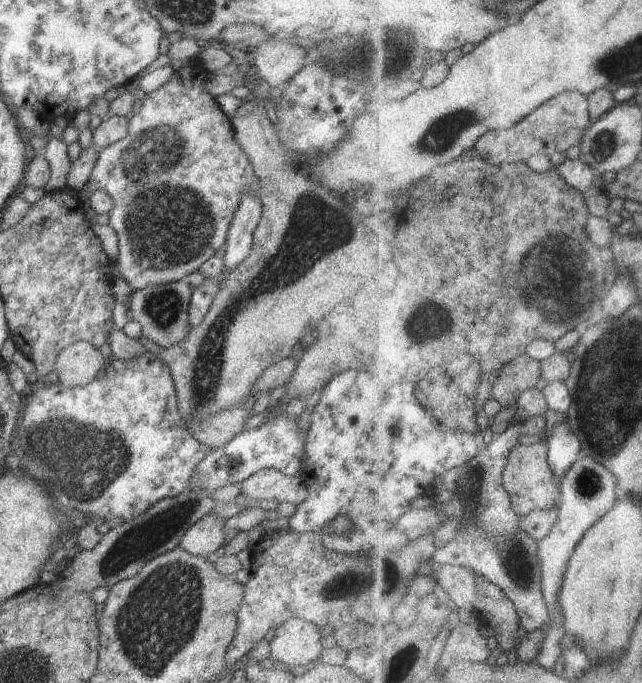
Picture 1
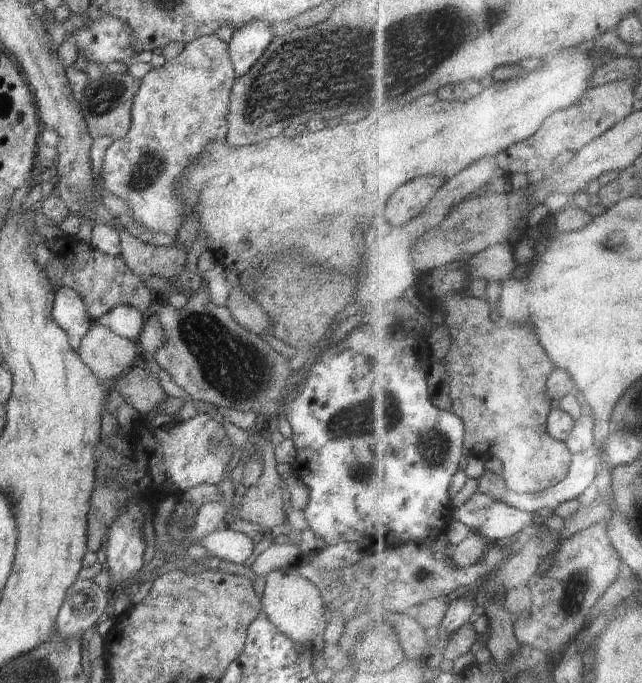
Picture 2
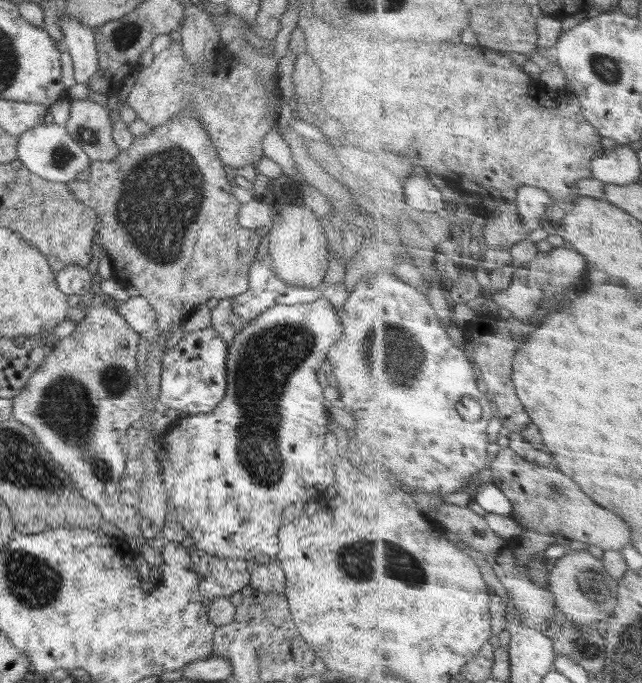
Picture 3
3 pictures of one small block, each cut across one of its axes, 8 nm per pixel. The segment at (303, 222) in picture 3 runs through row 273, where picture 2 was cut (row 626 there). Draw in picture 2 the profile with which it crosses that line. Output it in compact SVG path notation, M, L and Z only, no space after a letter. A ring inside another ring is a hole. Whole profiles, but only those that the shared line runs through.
M295 569L274 570L265 578L265 588L261 596L262 614L290 640L309 647L315 653L321 653L325 644L323 634L327 622L324 618L325 603L318 588L310 580L300 576Z

